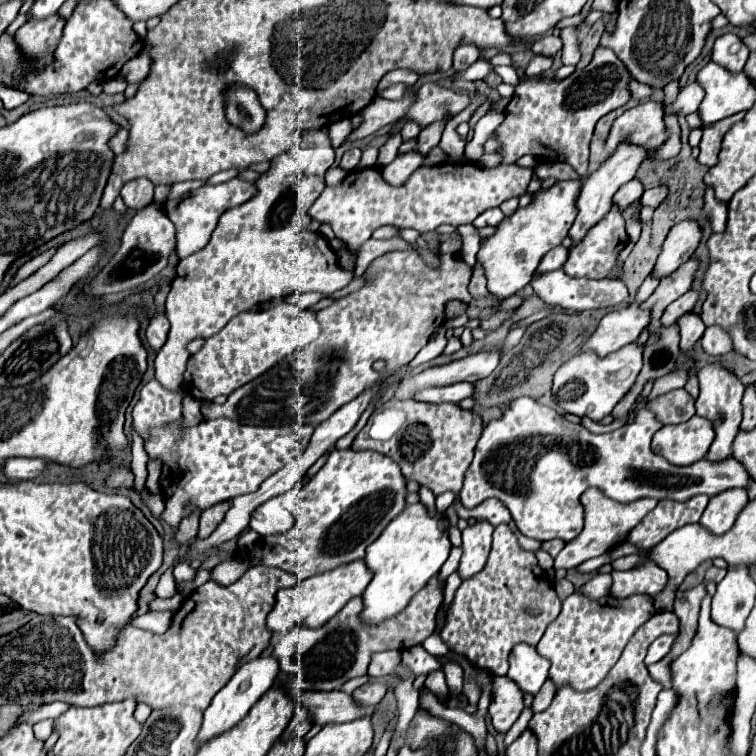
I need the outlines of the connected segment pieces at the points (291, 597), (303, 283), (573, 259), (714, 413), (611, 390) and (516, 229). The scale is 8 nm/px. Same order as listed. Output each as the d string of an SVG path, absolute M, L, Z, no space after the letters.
M360 559L356 563L348 563L348 567L336 567L336 571L326 571L324 575L298 581L298 585L294 587L280 589L276 595L276 605L268 613L268 629L272 633L288 633L296 625L318 629L332 617L336 617L352 597L362 595L368 579L372 577L368 575L368 567L364 567L364 561Z
M320 127L316 131L310 129L308 133L302 135L298 143L294 143L290 151L280 153L270 161L270 169L254 181L256 193L246 203L228 209L220 217L208 245L202 251L196 251L180 259L176 269L176 279L172 281L172 289L166 297L166 315L170 321L170 333L168 333L168 341L158 351L156 357L156 379L164 389L172 393L184 393L182 373L186 369L186 345L192 339L198 337L208 339L216 335L238 313L248 311L258 303L278 297L288 297L292 293L316 291L322 295L334 295L336 291L352 283L354 271L342 269L338 263L338 255L330 247L330 243L318 231L312 231L308 227L312 223L308 209L312 207L314 199L324 191L326 187L324 175L332 163L334 163L334 149L330 145L328 127Z
M614 205L612 211L604 219L600 219L594 227L590 227L588 233L584 235L584 239L572 247L572 251L568 255L568 261L564 263L562 269L570 277L588 277L588 279L604 279L604 277L610 277L614 273L616 257L624 249L626 243L628 243L628 235L624 231L624 219L622 219L620 207Z
M708 363L698 371L698 383L700 383L700 395L696 399L696 415L712 421L714 431L716 431L716 439L708 451L708 459L710 461L720 461L726 459L732 453L732 441L738 433L740 421L742 421L742 393L744 393L744 385L742 381L736 377L736 373L732 369L728 369L724 363Z
M630 343L606 357L598 357L596 353L578 353L570 361L566 361L554 375L552 397L566 413L578 417L590 417L592 421L602 421L612 413L614 405L632 389L636 377L642 369L644 345Z
M580 179L558 181L548 189L538 189L532 195L530 205L518 207L510 217L504 217L496 225L494 235L480 241L476 261L484 269L484 275L488 279L488 291L492 295L496 295L498 299L506 299L530 283L542 257L552 247L560 245L562 239L568 235L568 229L574 217L578 215L576 195L580 195L580 189L582 189Z

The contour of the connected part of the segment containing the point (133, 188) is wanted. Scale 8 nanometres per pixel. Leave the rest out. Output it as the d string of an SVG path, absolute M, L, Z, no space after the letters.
M134 179L122 187L122 199L130 209L142 209L152 203L154 185L148 179Z

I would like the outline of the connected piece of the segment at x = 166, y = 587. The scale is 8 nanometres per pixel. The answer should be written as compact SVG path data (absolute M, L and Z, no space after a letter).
M173 566L169 567L161 576L159 583L155 589L155 595L160 598L170 598L176 591L176 583L173 577Z

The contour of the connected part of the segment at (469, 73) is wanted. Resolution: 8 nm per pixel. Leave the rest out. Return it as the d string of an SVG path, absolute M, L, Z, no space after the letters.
M478 60L472 64L465 72L454 73L450 79L464 79L468 81L484 80L485 77L493 70L493 66L488 61Z

